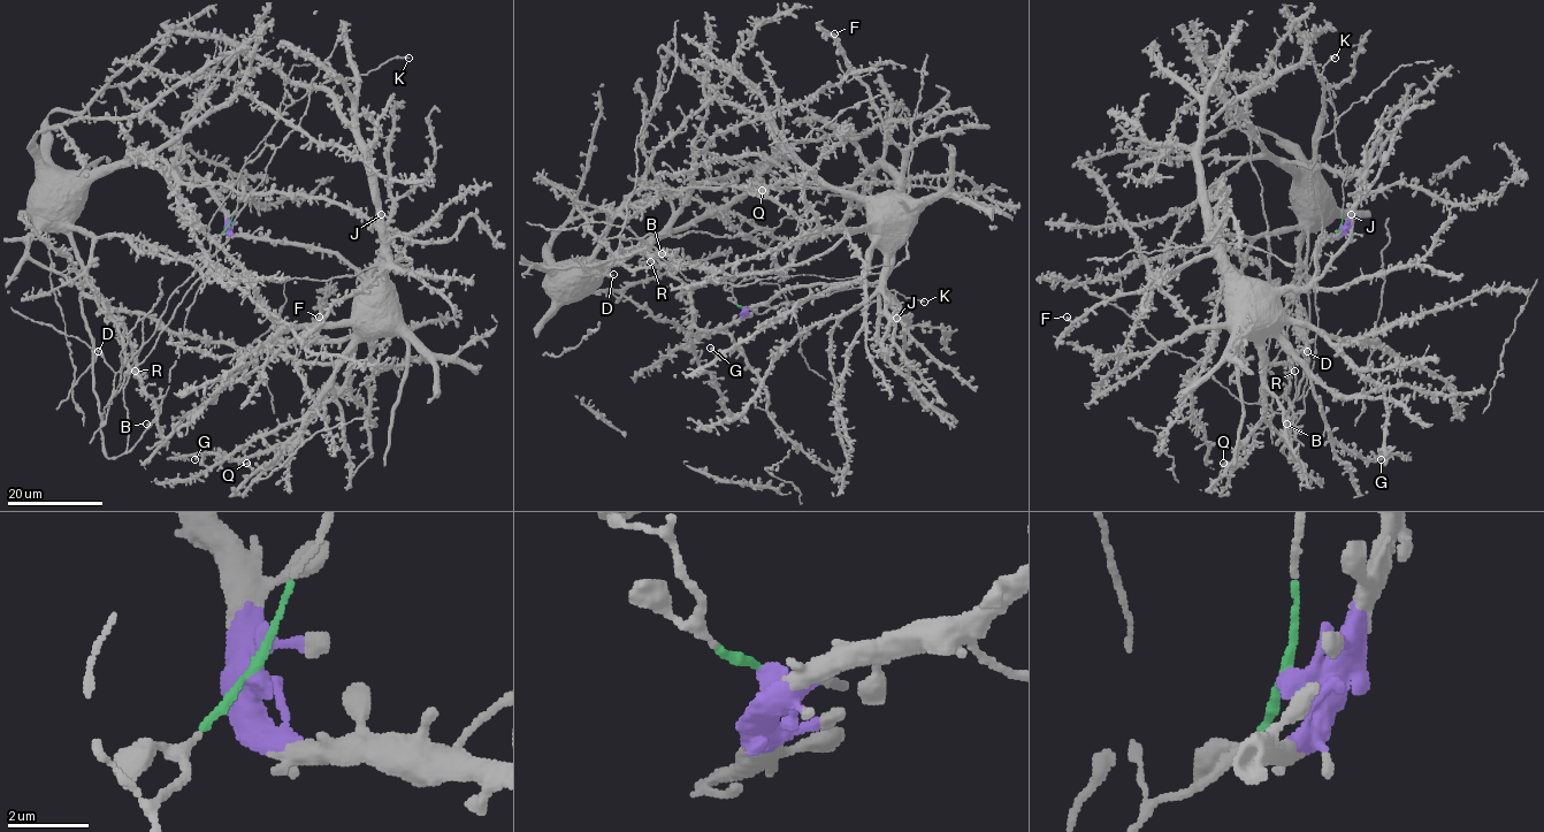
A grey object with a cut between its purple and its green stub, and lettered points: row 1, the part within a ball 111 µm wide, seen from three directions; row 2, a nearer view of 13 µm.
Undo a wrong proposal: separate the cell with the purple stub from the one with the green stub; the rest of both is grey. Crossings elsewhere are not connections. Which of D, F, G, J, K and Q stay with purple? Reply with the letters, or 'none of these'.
F, G, J, Q

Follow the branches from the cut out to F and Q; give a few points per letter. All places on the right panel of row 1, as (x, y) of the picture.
F: (1342, 226), (1317, 246), (1315, 276), (1302, 287), (1270, 287), (1193, 257), (1161, 283), (1067, 317)
Q: (1342, 226), (1317, 246), (1315, 276), (1278, 296), (1263, 343), (1263, 416), (1254, 447), (1229, 471), (1223, 462)

